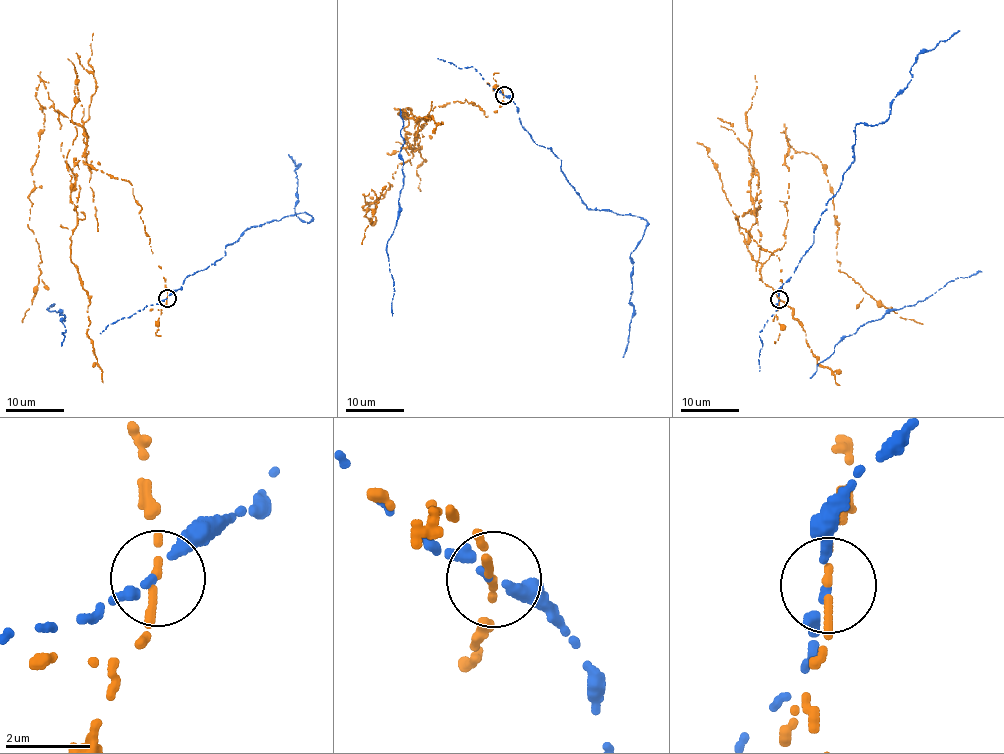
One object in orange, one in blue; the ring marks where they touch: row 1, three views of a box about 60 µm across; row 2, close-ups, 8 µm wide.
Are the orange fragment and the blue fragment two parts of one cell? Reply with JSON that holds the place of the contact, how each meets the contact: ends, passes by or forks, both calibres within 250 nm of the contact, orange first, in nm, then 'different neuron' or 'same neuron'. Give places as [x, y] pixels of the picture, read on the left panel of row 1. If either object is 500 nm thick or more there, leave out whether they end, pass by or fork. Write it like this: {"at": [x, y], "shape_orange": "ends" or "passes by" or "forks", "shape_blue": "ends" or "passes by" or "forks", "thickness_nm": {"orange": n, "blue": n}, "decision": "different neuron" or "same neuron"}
{"at": [167, 298], "shape_orange": "ends", "shape_blue": "passes by", "thickness_nm": {"orange": 180, "blue": 160}, "decision": "different neuron"}

